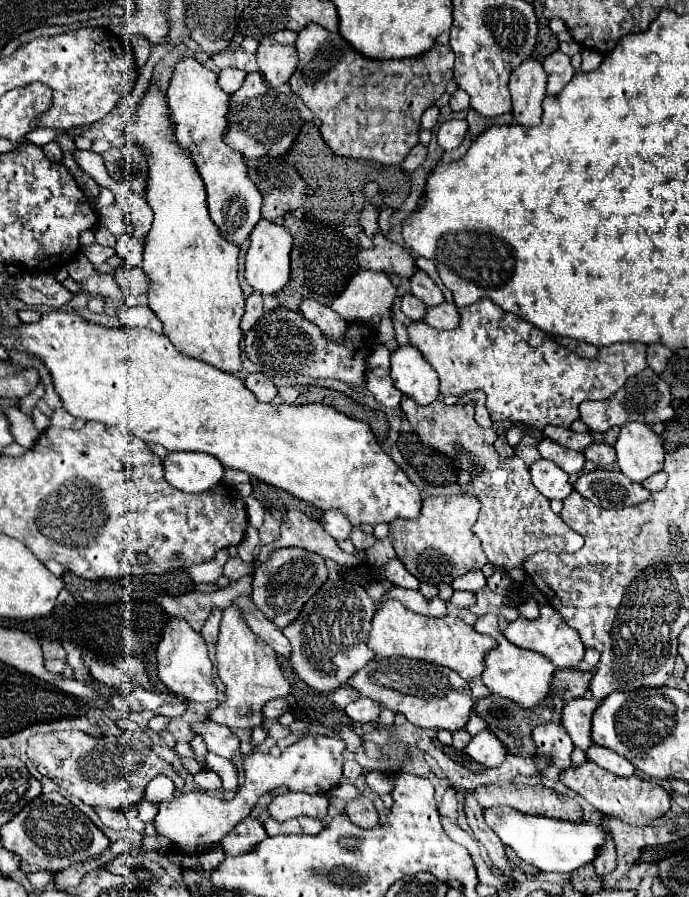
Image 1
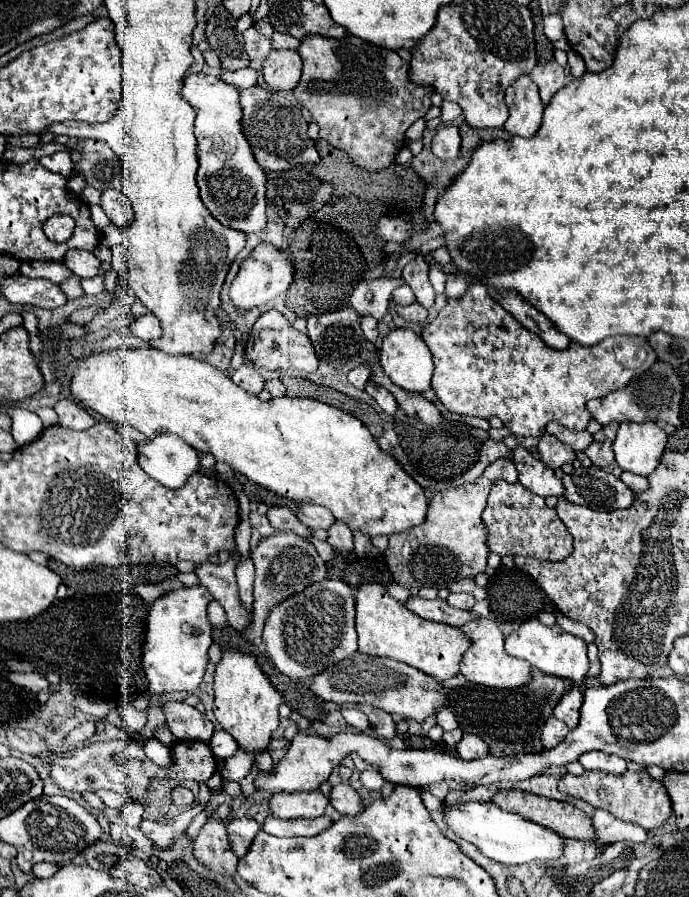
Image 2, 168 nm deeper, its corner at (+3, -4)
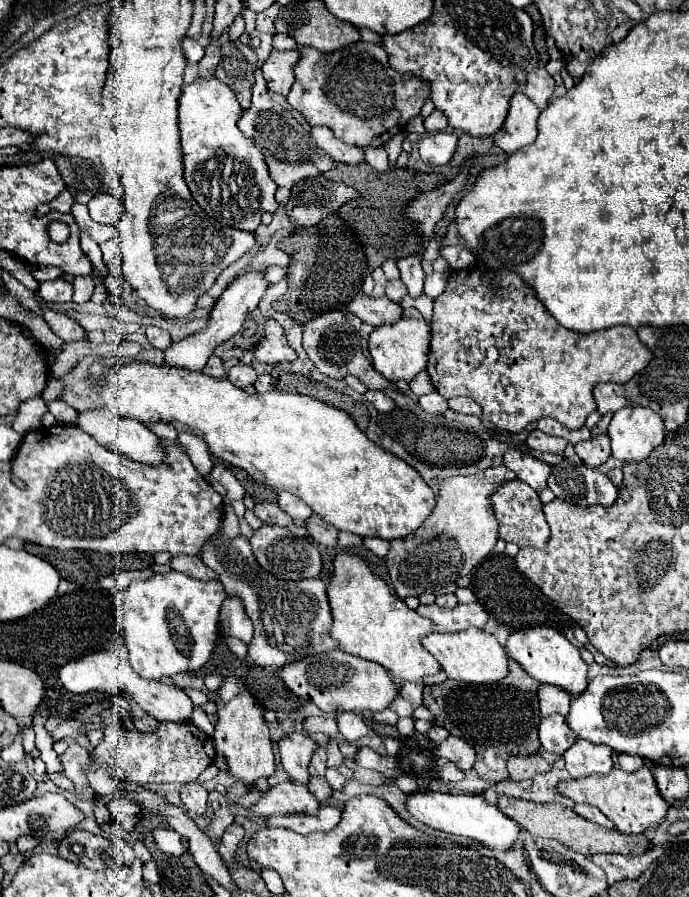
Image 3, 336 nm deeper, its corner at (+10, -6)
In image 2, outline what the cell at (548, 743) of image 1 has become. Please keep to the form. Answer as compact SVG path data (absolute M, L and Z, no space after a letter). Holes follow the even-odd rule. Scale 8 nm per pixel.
M550 716L550 718L546 720L546 724L544 724L544 728L542 728L542 736L540 736L542 746L544 746L546 750L554 748L558 742L562 742L562 740L564 740L564 736L566 736L566 734L568 734L566 724L562 724L562 720L558 720L558 718Z

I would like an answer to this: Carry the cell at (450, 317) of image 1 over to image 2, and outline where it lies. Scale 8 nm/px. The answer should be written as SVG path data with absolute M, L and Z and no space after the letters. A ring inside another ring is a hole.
M414 302L414 304L406 306L406 308L396 308L396 310L398 310L398 314L400 314L404 320L408 320L408 322L424 324L424 322L428 320L428 310L426 310L422 304L418 304L418 302Z

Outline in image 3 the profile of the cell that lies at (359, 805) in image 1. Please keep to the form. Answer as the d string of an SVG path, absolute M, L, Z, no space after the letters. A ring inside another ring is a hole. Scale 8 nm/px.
M311 776L311 780L307 782L307 788L315 798L319 798L321 804L325 804L331 798L331 792L333 792L333 788L325 782L323 776Z

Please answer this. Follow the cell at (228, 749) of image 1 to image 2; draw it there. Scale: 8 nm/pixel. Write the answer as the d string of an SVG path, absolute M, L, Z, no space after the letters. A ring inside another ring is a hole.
M168 702L164 708L166 724L170 732L182 742L210 742L214 734L214 724L198 712L194 706L184 702Z

